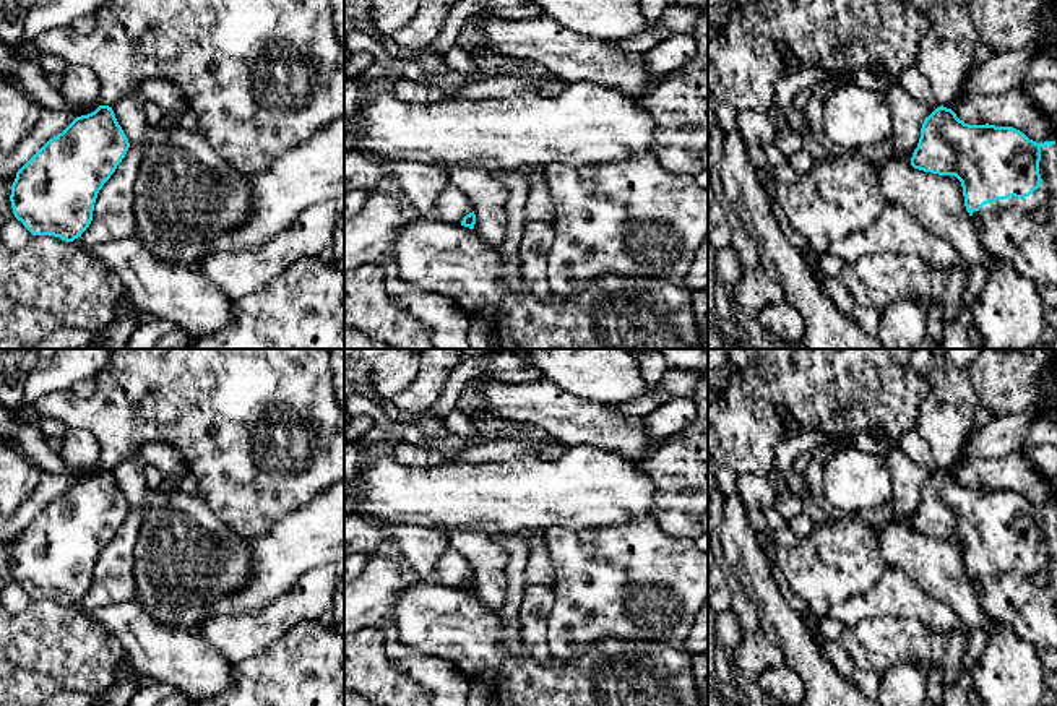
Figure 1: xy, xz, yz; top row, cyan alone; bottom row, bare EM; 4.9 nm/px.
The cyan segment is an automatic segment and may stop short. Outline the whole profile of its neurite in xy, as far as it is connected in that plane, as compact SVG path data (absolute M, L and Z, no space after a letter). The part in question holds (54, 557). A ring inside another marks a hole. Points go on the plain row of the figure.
M112 471L76 480L18 536L13 578L32 599L73 605L89 591L102 549L130 511Z

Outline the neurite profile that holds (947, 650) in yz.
M864 618L844 626L839 643L856 670L883 674L901 662L924 670L930 664L942 672L945 687L956 683L964 670L966 638L961 623L948 633L932 633L911 618Z

